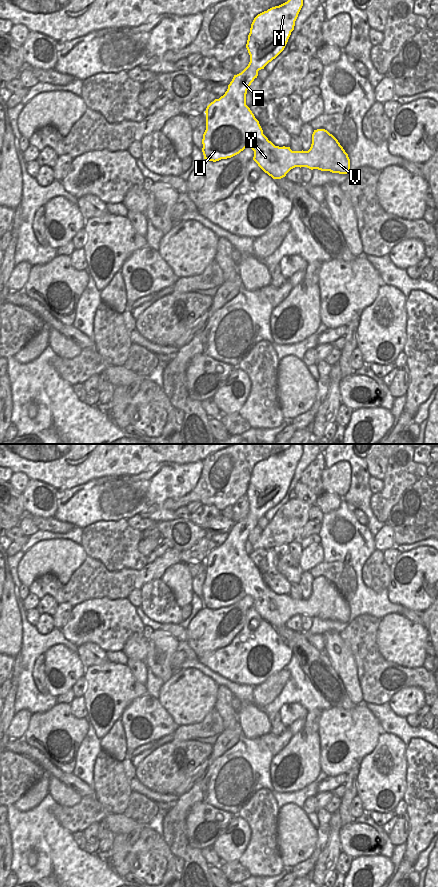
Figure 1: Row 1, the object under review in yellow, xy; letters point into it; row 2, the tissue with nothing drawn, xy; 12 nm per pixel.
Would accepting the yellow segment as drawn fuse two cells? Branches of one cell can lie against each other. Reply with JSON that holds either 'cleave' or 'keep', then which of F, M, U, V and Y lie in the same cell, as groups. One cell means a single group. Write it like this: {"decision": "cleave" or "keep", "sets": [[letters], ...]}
{"decision": "keep", "sets": [["F", "M", "U", "V", "Y"]]}

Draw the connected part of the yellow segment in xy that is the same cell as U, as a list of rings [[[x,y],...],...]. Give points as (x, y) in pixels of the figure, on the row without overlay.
[[[291,444],[287,450],[254,466],[246,492],[250,503],[248,514],[234,523],[225,542],[206,556],[204,607],[216,610],[249,595],[254,599],[253,608],[273,627],[285,625],[295,615],[339,622],[349,620],[348,602],[327,578],[314,578],[308,599],[275,594],[263,582],[259,569],[246,553],[248,535],[257,526],[258,519],[284,498],[302,454],[302,444]]]

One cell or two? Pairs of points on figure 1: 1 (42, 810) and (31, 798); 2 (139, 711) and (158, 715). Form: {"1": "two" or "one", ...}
{"1": "two", "2": "one"}

